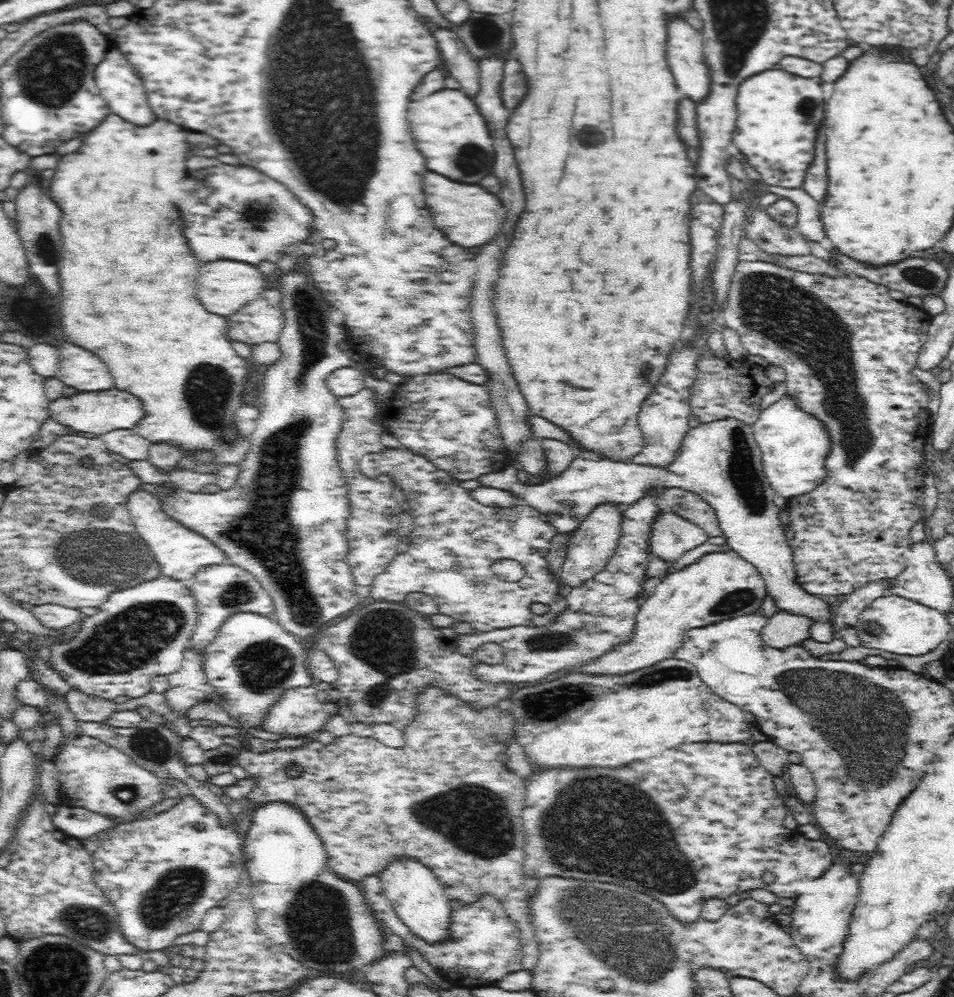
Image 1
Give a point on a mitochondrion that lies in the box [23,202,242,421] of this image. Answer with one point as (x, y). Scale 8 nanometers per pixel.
(43, 241)

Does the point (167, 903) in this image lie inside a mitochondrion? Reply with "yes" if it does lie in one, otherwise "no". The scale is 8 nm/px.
yes

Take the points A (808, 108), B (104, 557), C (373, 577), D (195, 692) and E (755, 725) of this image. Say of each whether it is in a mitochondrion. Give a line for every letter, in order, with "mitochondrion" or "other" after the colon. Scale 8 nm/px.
A: mitochondrion
B: mitochondrion
C: other
D: other
E: other

